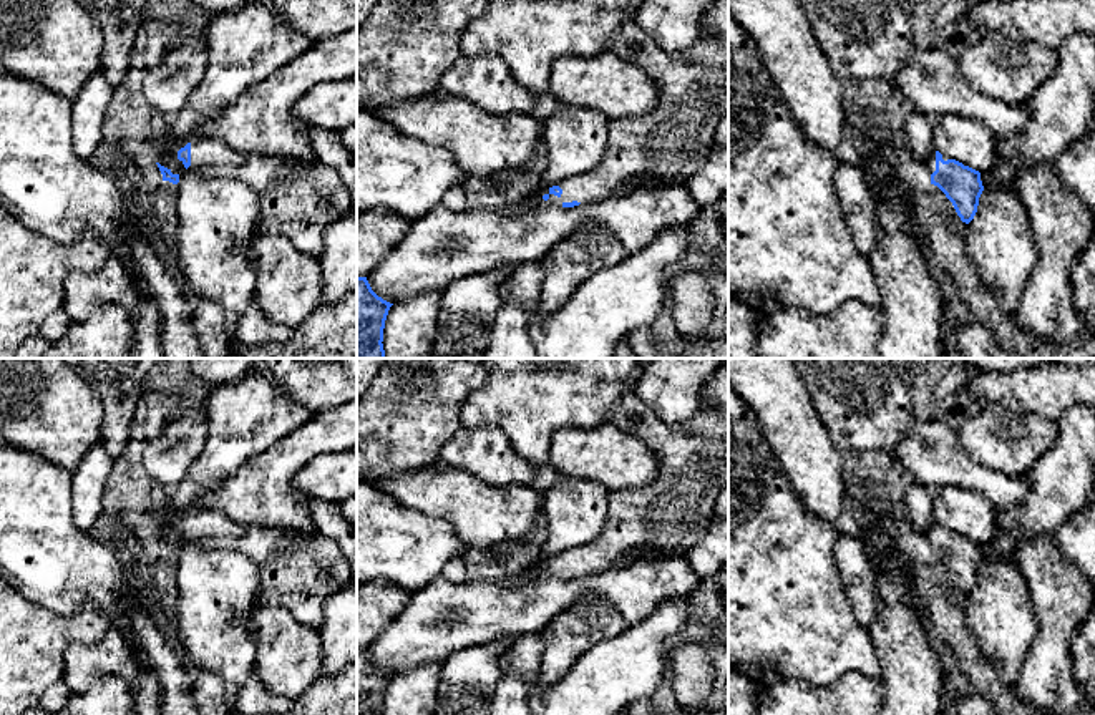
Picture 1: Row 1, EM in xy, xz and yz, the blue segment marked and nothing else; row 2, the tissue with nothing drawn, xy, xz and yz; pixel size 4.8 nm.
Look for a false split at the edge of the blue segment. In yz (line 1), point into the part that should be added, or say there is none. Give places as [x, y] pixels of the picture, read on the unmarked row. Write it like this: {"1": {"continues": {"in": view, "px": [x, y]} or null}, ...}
{"1": {"continues": {"in": "yz", "px": [931, 533]}}}

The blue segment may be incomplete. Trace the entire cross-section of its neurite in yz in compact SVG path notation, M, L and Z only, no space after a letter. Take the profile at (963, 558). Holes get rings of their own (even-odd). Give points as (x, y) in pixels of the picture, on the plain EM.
M931 523L927 541L931 556L946 566L961 592L969 596L977 584L979 569L984 562L981 544L956 531L949 531L939 523Z

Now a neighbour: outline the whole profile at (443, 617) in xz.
M682 556L640 559L574 579L539 576L533 564L498 581L451 582L440 574L410 596L403 612L382 630L367 652L372 662L390 675L430 662L441 664L453 652L466 650L471 645L518 634L539 634L559 612L584 596L599 596L614 606L629 625L634 625L647 619L667 599L694 596L700 581Z

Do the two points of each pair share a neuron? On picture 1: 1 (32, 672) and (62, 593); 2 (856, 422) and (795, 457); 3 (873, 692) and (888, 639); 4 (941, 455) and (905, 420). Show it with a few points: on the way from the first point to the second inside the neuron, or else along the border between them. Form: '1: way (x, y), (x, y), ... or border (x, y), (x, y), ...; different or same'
1: border (20, 593), (63, 614), (93, 606); different
2: border (812, 403), (832, 442), (846, 457); different
3: border (880, 679), (886, 697); different
4: way (933, 448), (913, 428); same

